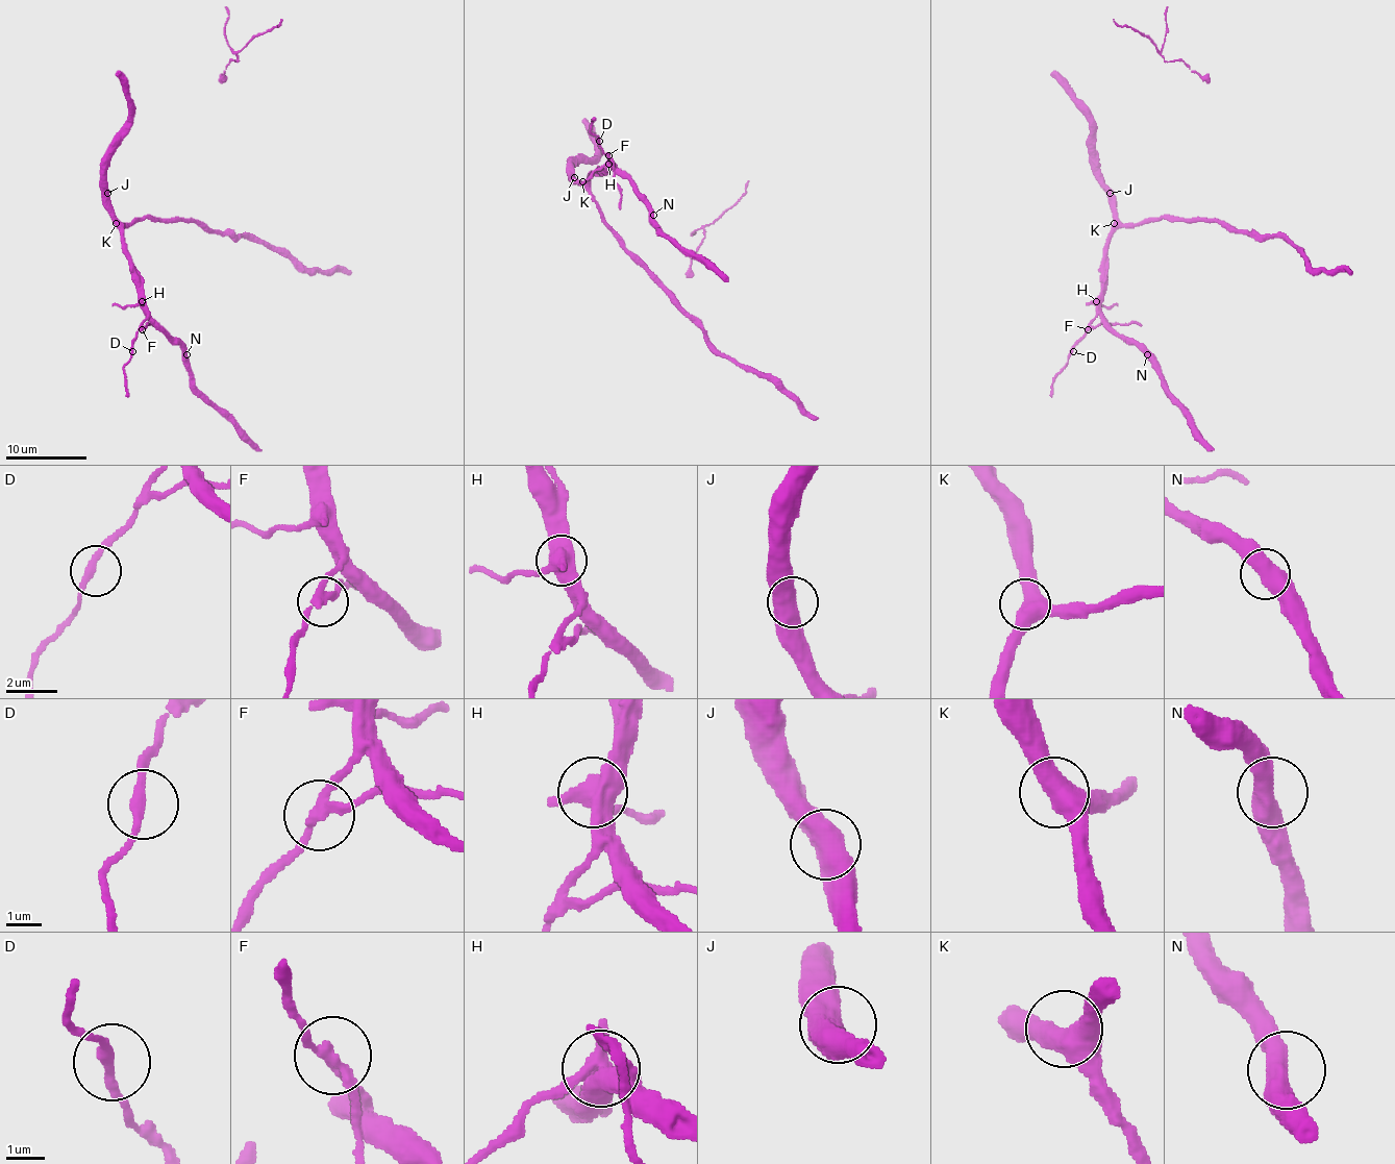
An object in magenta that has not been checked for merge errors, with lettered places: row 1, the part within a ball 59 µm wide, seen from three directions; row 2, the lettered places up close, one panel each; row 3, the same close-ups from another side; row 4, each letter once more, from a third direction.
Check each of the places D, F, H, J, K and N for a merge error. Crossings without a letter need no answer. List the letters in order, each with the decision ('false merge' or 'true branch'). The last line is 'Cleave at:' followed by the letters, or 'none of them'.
D: true branch
F: false merge
H: false merge
J: true branch
K: true branch
N: true branch
Cleave at: F, H

